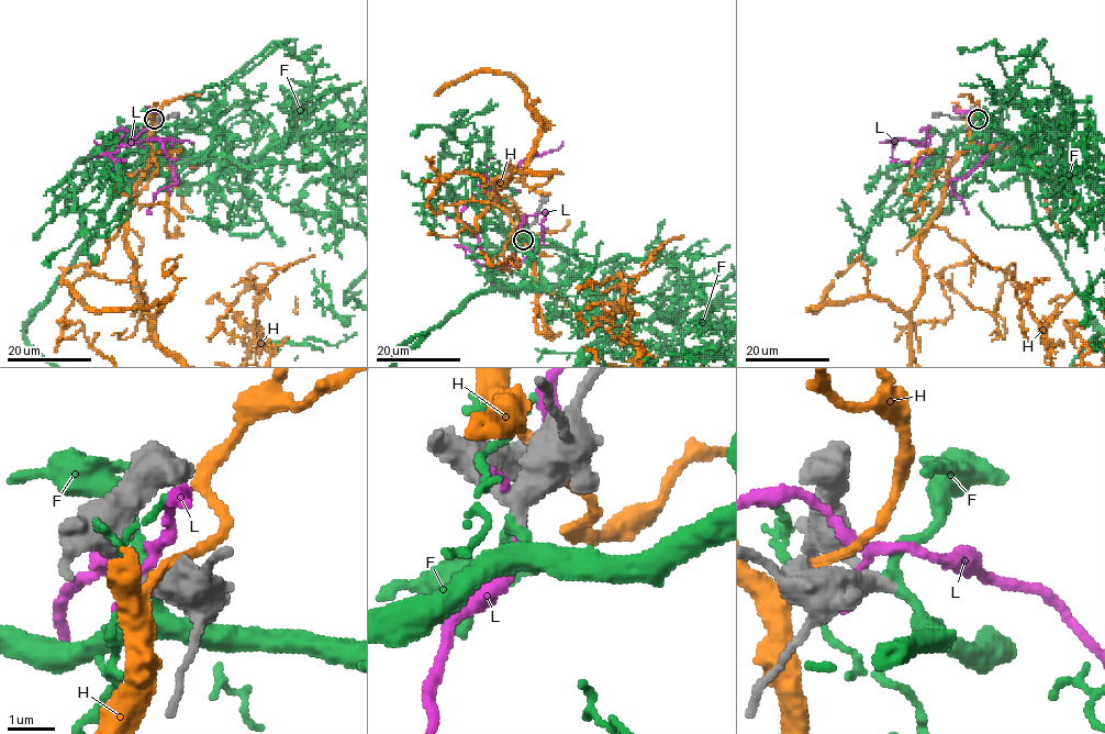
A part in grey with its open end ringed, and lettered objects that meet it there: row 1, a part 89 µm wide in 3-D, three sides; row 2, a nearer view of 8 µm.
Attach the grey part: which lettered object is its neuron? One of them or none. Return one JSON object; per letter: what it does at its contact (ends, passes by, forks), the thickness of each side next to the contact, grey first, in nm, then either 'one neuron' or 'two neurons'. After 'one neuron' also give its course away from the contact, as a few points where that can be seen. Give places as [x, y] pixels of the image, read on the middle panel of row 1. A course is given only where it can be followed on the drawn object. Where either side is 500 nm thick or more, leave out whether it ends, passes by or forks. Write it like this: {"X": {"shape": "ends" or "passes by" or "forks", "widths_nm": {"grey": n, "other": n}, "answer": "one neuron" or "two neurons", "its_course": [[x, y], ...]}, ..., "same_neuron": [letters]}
{"F": {"shape": "passes by", "widths_nm": {"grey": 380, "other": 240}, "answer": "one neuron"}, "H": {"shape": "passes by", "widths_nm": {"grey": 480, "other": 180}, "answer": "two neurons"}, "L": {"shape": "passes by", "widths_nm": {"grey": 440, "other": 180}, "answer": "two neurons"}, "same_neuron": ["F"]}

